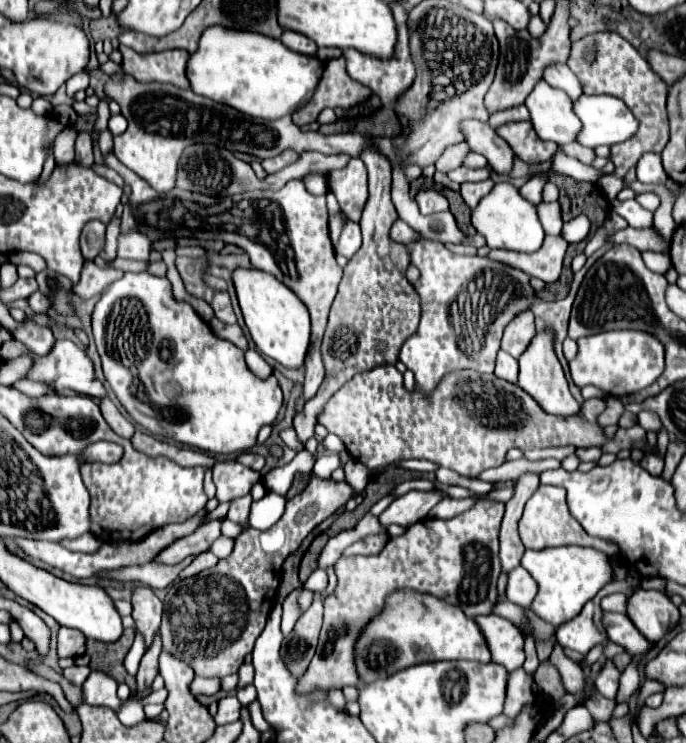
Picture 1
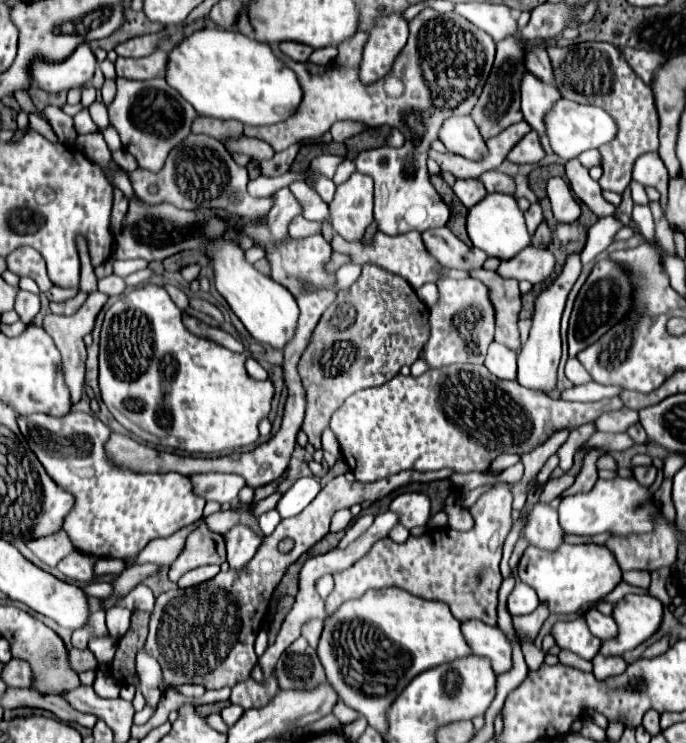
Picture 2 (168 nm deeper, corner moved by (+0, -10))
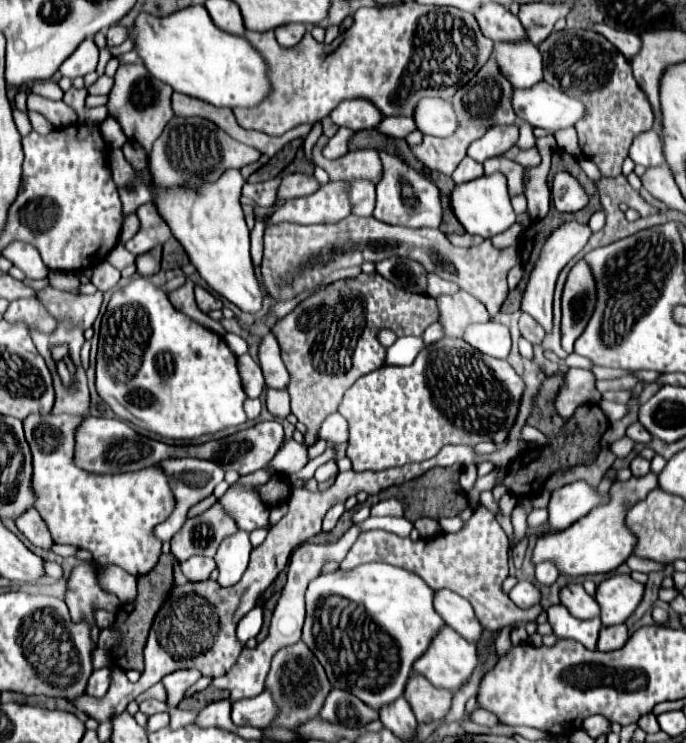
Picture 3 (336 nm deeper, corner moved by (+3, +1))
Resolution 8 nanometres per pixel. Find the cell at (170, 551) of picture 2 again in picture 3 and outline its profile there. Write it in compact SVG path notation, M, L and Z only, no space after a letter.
M182 457L182 459L160 461L158 467L160 467L162 473L168 477L168 485L170 485L174 497L176 497L176 507L174 507L172 515L170 515L162 525L158 525L158 527L154 529L154 533L156 533L156 537L158 537L160 541L170 541L170 539L178 533L178 529L182 527L182 523L186 521L188 509L190 509L192 505L196 505L198 501L202 501L204 497L208 497L208 495L214 491L214 487L224 479L224 471L222 471L214 461L194 459L194 457L186 457L186 459Z

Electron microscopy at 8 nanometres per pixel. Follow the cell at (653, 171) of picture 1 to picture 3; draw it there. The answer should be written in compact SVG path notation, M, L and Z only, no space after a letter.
M654 129L636 135L632 145L630 145L630 159L634 163L638 163L638 165L644 165L644 167L662 165L664 163L664 155L662 155L660 135Z

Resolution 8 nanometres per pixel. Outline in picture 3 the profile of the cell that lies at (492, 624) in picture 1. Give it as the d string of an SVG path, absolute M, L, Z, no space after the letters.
M448 589L434 591L434 609L440 613L442 621L452 627L456 633L466 637L468 641L480 641L482 625L476 621L472 605L468 601Z

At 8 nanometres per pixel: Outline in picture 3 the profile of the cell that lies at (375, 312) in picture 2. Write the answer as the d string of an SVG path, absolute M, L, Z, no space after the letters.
M360 273L350 279L344 289L336 289L336 283L322 291L318 289L286 317L278 319L272 333L278 337L280 355L292 381L288 383L292 413L306 425L304 443L310 447L318 441L322 421L338 411L346 389L350 389L358 377L384 365L386 349L376 339L380 329L388 327L398 337L422 335L434 321L438 321L436 299L402 291L380 273Z

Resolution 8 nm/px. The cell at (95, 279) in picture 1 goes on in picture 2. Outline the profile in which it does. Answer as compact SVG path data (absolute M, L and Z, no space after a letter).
M99 290L95 292L89 292L85 304L71 316L71 318L63 318L59 316L57 320L49 320L49 316L43 320L43 328L45 332L55 340L61 356L63 356L63 370L65 370L65 380L67 380L67 386L71 390L71 398L73 402L77 402L81 398L81 392L83 392L83 374L85 374L85 358L87 358L87 352L85 352L85 344L83 344L83 336L89 332L95 316L99 314L99 310L103 308L103 304L107 302L107 296Z

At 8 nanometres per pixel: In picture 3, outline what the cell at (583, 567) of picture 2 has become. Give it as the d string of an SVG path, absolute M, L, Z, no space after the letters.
M648 473L644 477L630 477L628 481L616 481L610 487L610 501L608 505L598 505L592 509L592 513L580 517L574 525L560 533L550 533L538 539L532 561L540 563L546 559L556 561L560 573L566 575L590 575L590 573L608 573L614 571L618 565L622 565L636 547L636 537L632 537L624 525L626 511L642 501L652 489L658 487L658 475Z

